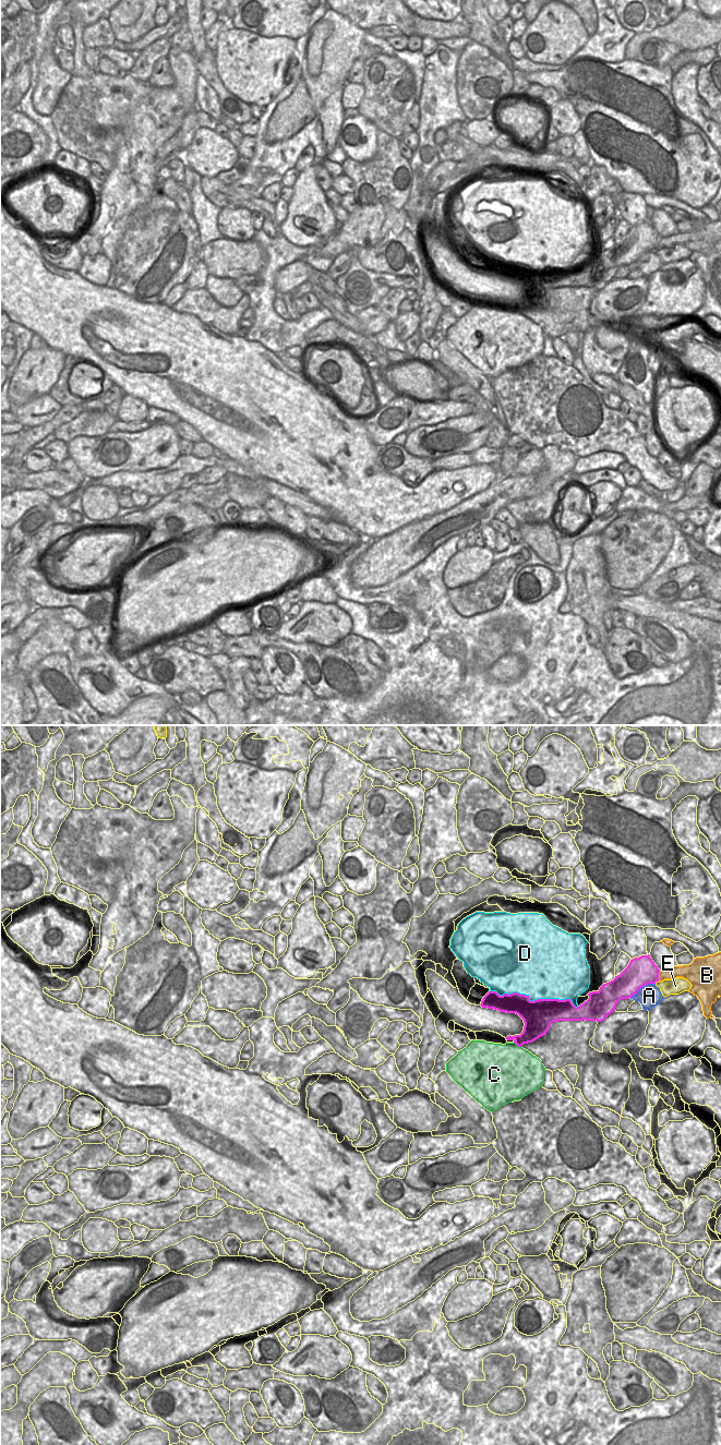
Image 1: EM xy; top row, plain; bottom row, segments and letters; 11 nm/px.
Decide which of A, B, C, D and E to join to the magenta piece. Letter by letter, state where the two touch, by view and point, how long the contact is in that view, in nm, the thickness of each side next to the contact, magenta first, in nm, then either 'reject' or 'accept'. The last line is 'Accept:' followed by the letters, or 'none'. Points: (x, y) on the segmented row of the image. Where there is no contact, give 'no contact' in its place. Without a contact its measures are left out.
A: meets magenta in xy at (643, 986); contact 320 nm long; 320 nm thick on the magenta side, 260 nm on the other; reject
B: meets magenta in xy at (658, 975); contact 110 nm long; 320 nm thick on the magenta side, 120 nm on the other; reject
C: meets magenta in xy at (518, 1046); contact 120 nm long; 220 nm thick on the magenta side, 500 nm on the other; accept
D: meets magenta in xy at (535, 1000); contact 1000 nm long; 340 nm thick on the magenta side, 460 nm on the other; reject
E: meets magenta in xy at (657, 980); contact 70 nm long; 320 nm thick on the magenta side, 190 nm on the other; reject
Accept: C

